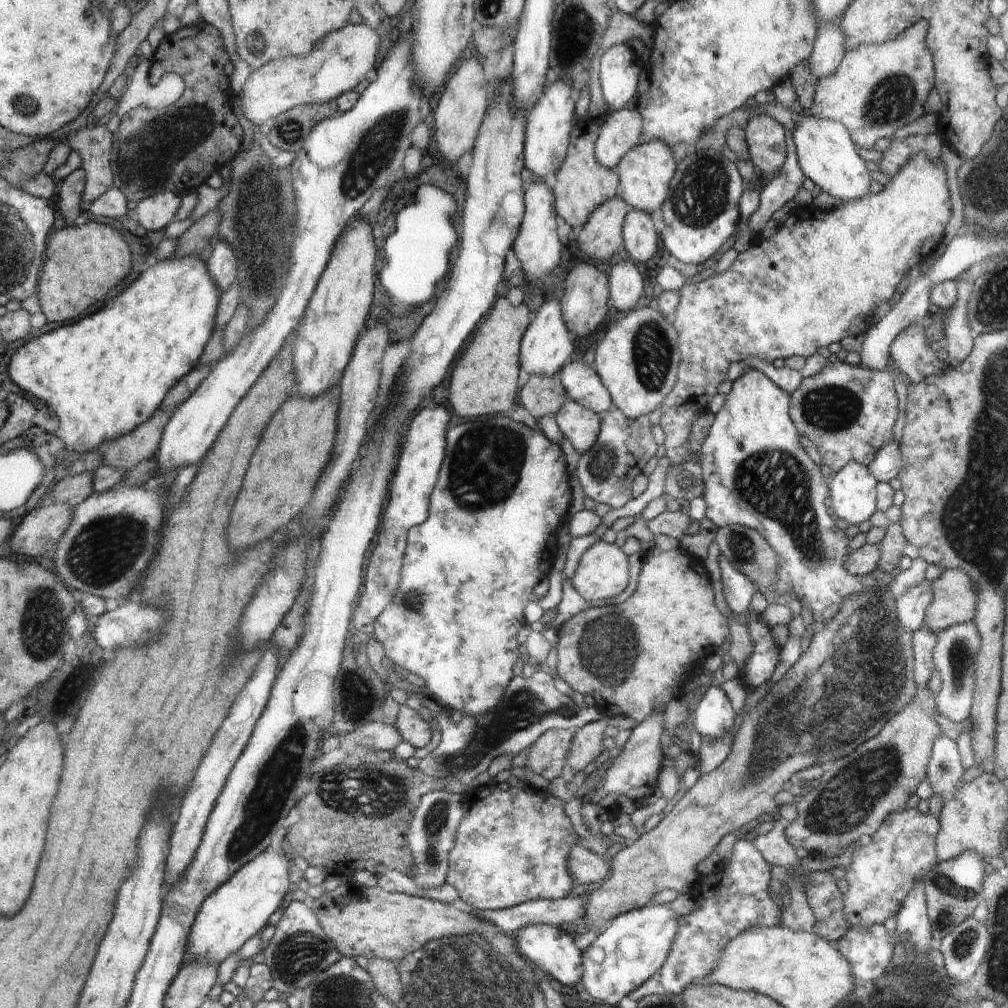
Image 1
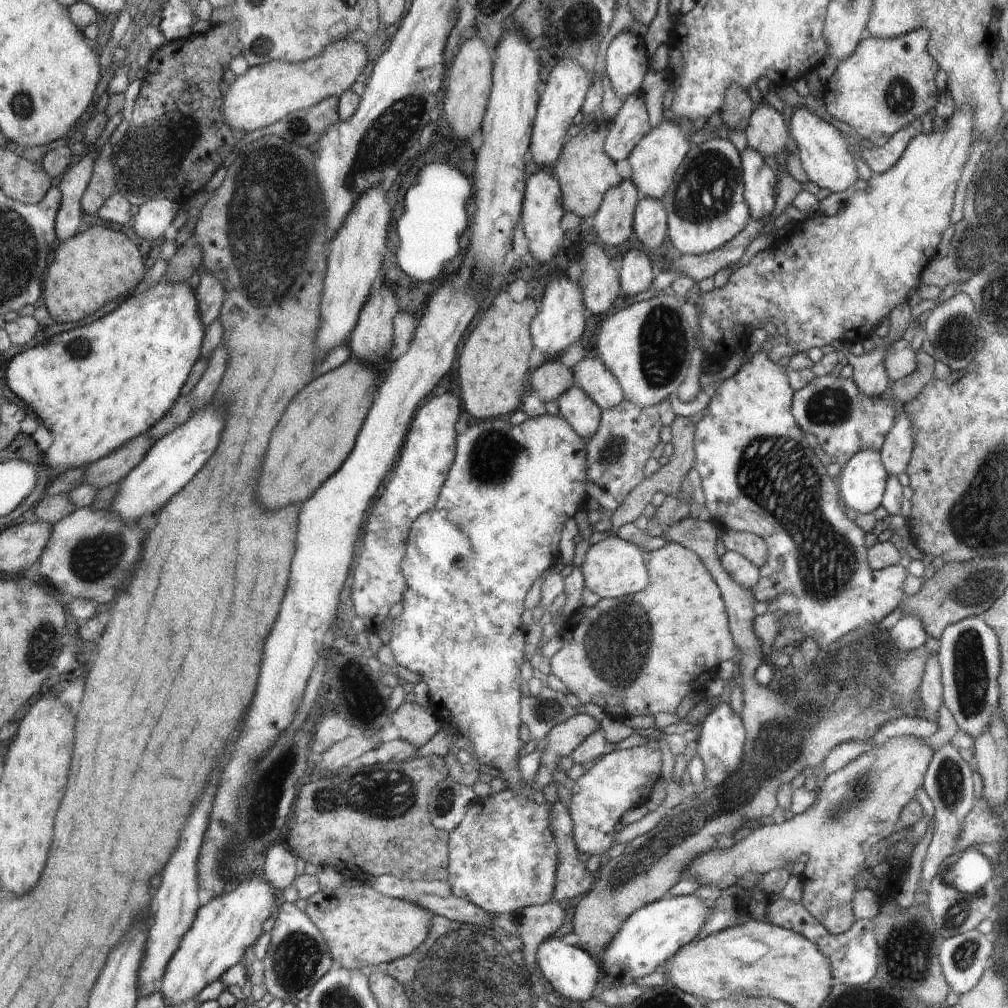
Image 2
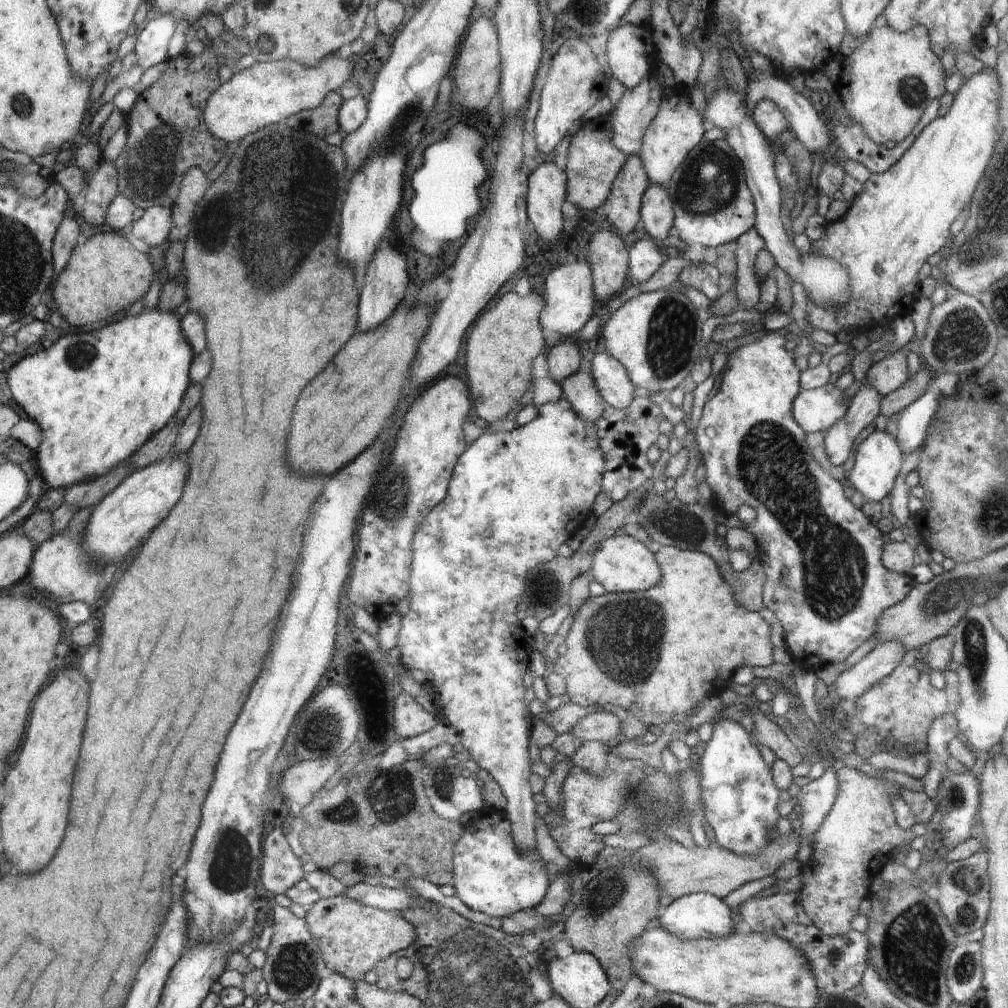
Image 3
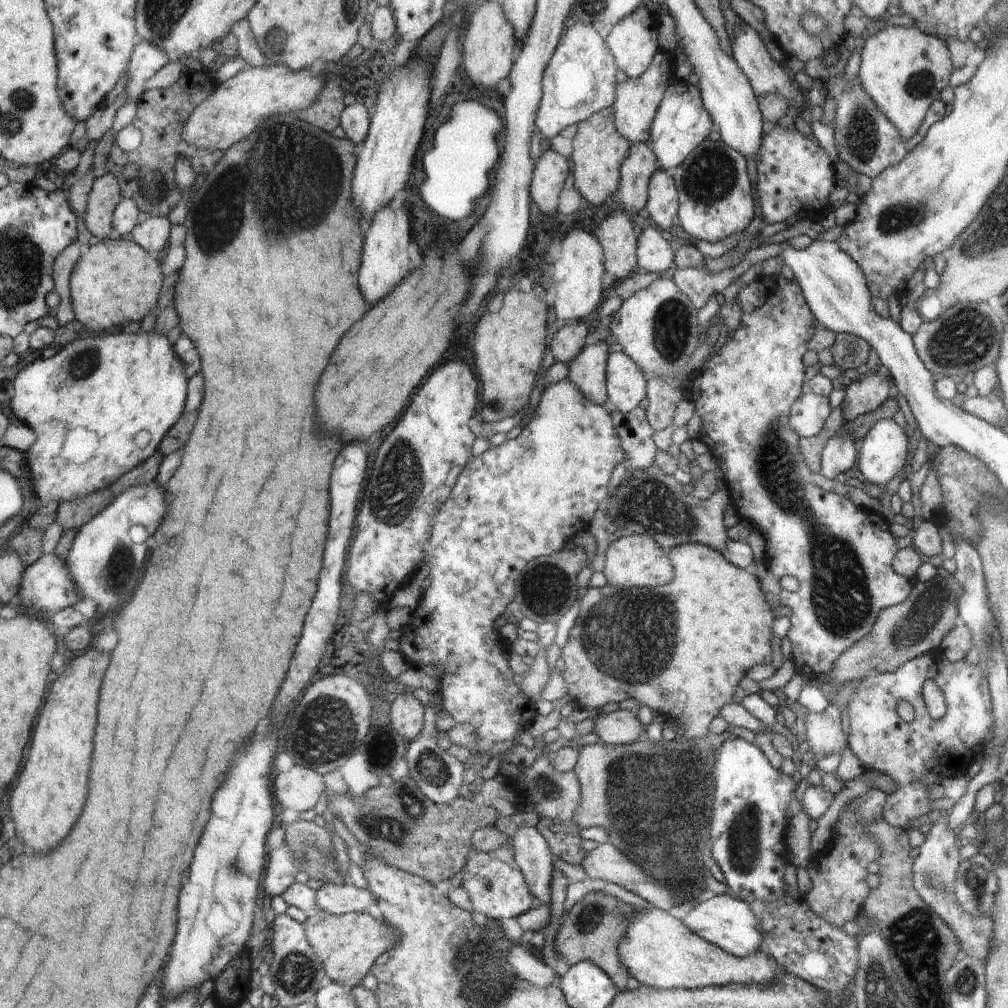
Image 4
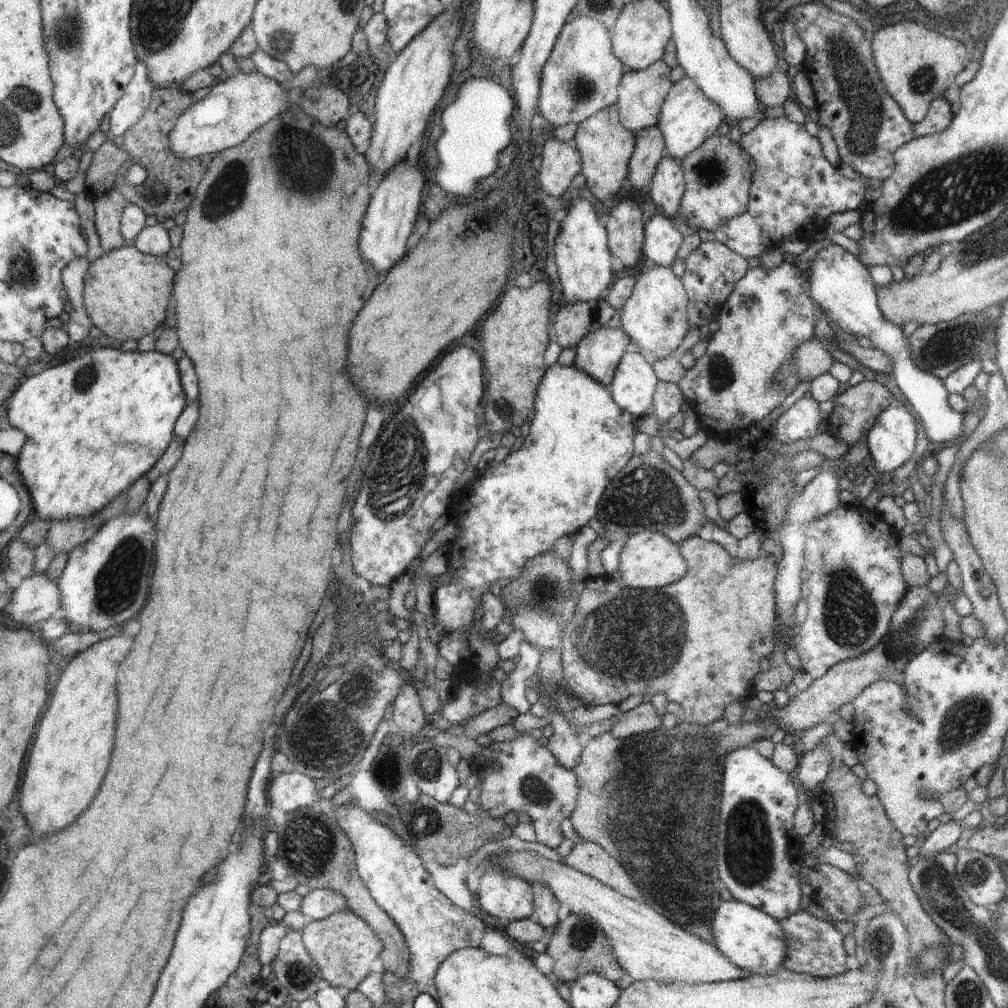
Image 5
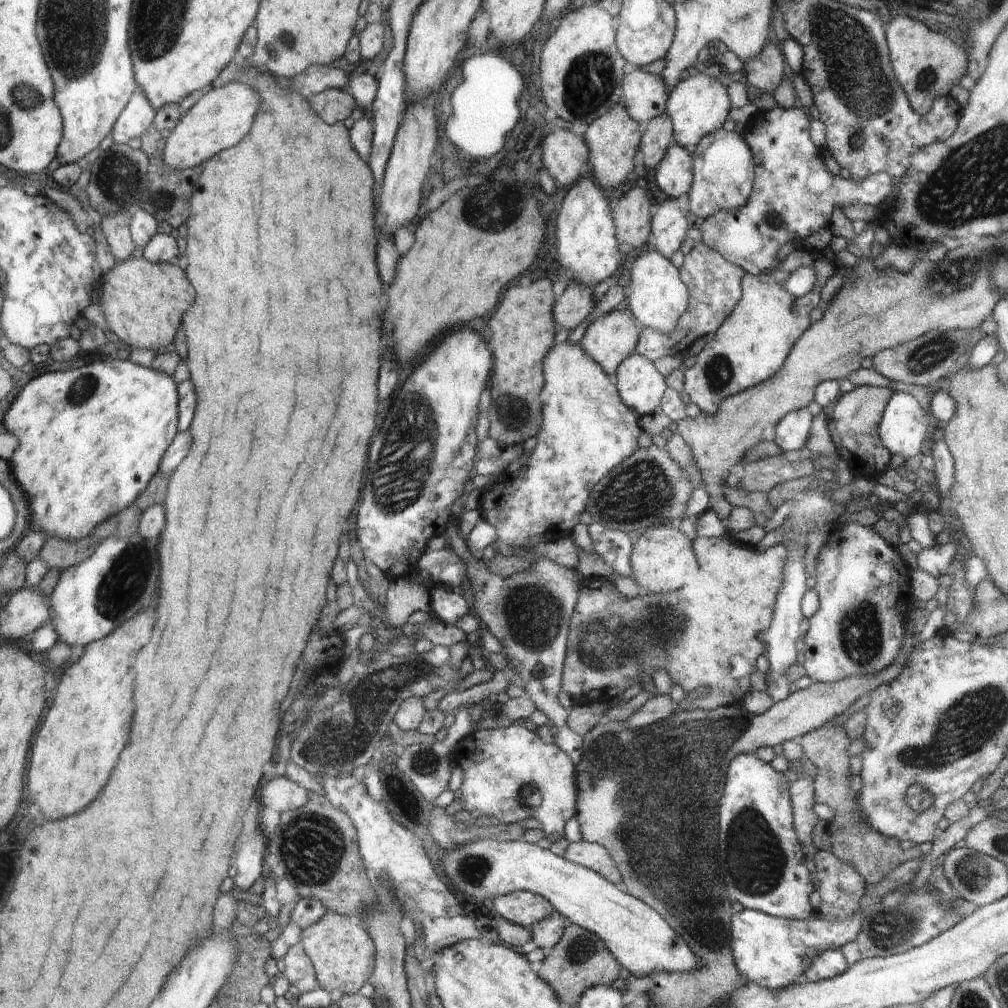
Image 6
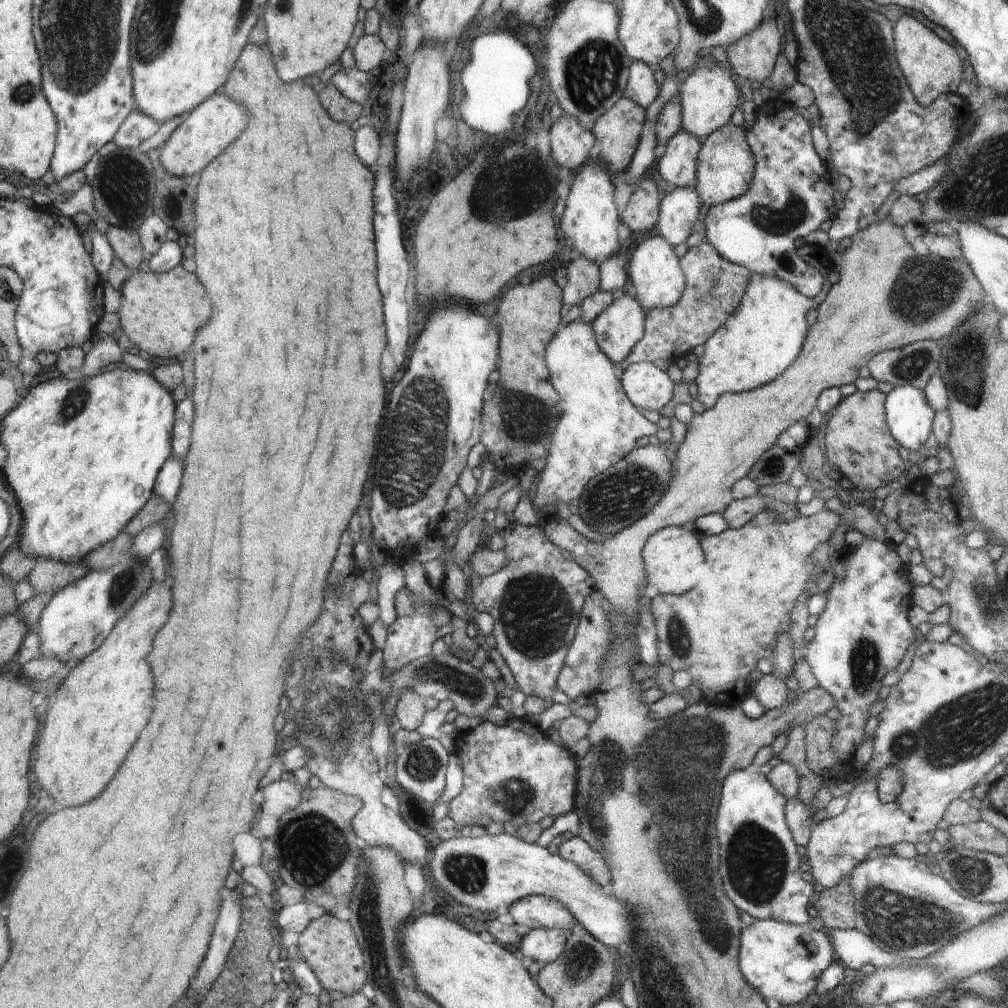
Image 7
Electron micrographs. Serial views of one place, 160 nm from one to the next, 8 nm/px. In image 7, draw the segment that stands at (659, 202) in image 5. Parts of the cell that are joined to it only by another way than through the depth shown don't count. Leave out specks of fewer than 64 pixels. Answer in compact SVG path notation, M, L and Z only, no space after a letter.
M681 130L667 144L658 172L671 187L695 188L698 152L702 143L694 134Z

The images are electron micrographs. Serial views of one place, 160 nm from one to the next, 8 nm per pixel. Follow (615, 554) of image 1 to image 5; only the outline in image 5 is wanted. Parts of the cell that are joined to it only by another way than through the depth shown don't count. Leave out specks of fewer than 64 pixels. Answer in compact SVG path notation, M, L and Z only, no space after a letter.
M642 531L629 535L619 556L618 572L624 584L633 589L660 589L666 584L678 582L686 574L686 560L678 546L666 535L656 531Z

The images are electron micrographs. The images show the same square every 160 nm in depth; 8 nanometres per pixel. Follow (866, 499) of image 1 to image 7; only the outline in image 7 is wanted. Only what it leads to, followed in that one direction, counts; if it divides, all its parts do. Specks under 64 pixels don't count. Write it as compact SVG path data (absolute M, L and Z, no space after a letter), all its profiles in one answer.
M912 385L894 387L885 395L885 415L890 434L898 446L904 446L910 451L920 451L932 434L935 412L928 404L925 392L921 388Z

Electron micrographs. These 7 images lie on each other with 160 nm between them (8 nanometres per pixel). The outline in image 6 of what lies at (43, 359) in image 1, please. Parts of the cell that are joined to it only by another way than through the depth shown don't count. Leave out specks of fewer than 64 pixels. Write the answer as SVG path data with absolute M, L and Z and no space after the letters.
M114 354L106 360L93 361L88 366L74 370L48 372L30 380L20 390L3 418L6 430L12 433L18 441L18 446L9 462L13 475L27 496L30 514L32 514L30 527L44 533L47 538L58 537L66 541L75 541L88 537L96 530L96 526L102 525L128 506L134 507L137 496L144 492L152 477L158 472L160 460L176 436L176 422L178 422L179 414L179 410L176 410L176 404L179 404L179 394L176 394L176 384L171 376L154 370L152 367L137 365L129 360L120 360Z

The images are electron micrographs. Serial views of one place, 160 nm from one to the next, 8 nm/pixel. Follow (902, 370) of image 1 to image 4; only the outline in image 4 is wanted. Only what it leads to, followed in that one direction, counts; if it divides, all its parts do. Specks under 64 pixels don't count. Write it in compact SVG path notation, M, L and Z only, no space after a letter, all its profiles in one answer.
M884 371L867 372L864 377L852 381L845 391L841 409L845 420L851 421L878 410L886 398L894 393L894 384Z

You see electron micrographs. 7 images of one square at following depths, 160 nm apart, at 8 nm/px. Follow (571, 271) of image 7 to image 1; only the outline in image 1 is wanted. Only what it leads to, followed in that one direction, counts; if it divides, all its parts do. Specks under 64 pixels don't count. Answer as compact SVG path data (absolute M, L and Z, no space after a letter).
M561 374L530 375L521 393L521 404L536 419L541 416L554 416L566 404L567 390L561 381Z

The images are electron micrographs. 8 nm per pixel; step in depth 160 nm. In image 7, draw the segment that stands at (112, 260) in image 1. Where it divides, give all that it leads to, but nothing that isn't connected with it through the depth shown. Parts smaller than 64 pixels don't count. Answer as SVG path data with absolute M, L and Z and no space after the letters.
M176 268L167 273L140 272L132 269L133 275L123 284L120 292L118 316L122 332L130 342L150 356L174 358L186 352L198 330L210 320L210 298L196 278L196 274Z

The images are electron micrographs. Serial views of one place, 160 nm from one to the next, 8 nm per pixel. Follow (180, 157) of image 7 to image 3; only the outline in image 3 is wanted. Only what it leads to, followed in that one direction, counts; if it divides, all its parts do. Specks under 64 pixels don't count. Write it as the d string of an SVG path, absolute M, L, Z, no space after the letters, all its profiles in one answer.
M326 57L317 67L307 67L288 59L256 63L242 71L236 71L228 82L215 90L214 96L203 110L208 130L216 138L226 142L238 142L240 138L255 133L265 126L284 122L300 111L315 109L323 104L328 93L349 80L352 64L348 59Z

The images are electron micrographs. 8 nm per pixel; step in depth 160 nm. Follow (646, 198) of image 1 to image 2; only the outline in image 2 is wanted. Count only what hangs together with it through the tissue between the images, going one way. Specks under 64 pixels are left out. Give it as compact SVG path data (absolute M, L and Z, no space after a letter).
M672 118L672 121L662 121L658 126L650 129L650 132L640 139L638 145L629 154L628 162L632 166L630 180L640 189L645 197L660 200L664 192L670 188L670 182L675 178L682 161L686 160L691 150L688 134L680 130L680 123Z

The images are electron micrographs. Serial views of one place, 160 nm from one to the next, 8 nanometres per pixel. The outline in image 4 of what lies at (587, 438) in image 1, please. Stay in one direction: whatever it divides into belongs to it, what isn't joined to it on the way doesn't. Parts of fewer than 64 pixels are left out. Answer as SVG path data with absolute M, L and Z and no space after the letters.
M606 341L586 345L569 362L568 380L572 381L591 401L605 404L607 398L607 362L609 344Z

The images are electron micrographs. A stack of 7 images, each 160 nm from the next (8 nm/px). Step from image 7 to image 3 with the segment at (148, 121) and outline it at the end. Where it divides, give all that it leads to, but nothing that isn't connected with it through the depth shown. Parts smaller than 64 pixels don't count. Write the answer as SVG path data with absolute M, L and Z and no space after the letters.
M151 14L137 35L134 54L137 64L145 72L154 64L168 60L168 43L176 28L172 15Z

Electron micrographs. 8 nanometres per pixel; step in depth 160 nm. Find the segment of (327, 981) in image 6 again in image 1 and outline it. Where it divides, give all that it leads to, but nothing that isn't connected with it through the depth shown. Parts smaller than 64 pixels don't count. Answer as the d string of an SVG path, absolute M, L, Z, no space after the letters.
M345 881L334 890L324 891L318 898L310 901L310 907L319 918L320 926L326 931L328 938L334 942L342 958L365 956L368 960L374 957L397 963L412 954L431 940L449 937L450 935L483 934L503 957L509 958L513 969L526 973L526 981L533 984L538 978L520 957L514 941L501 932L493 923L487 923L477 916L476 910L463 911L454 904L441 903L407 895L389 893L378 885L375 887L358 887L353 882Z

